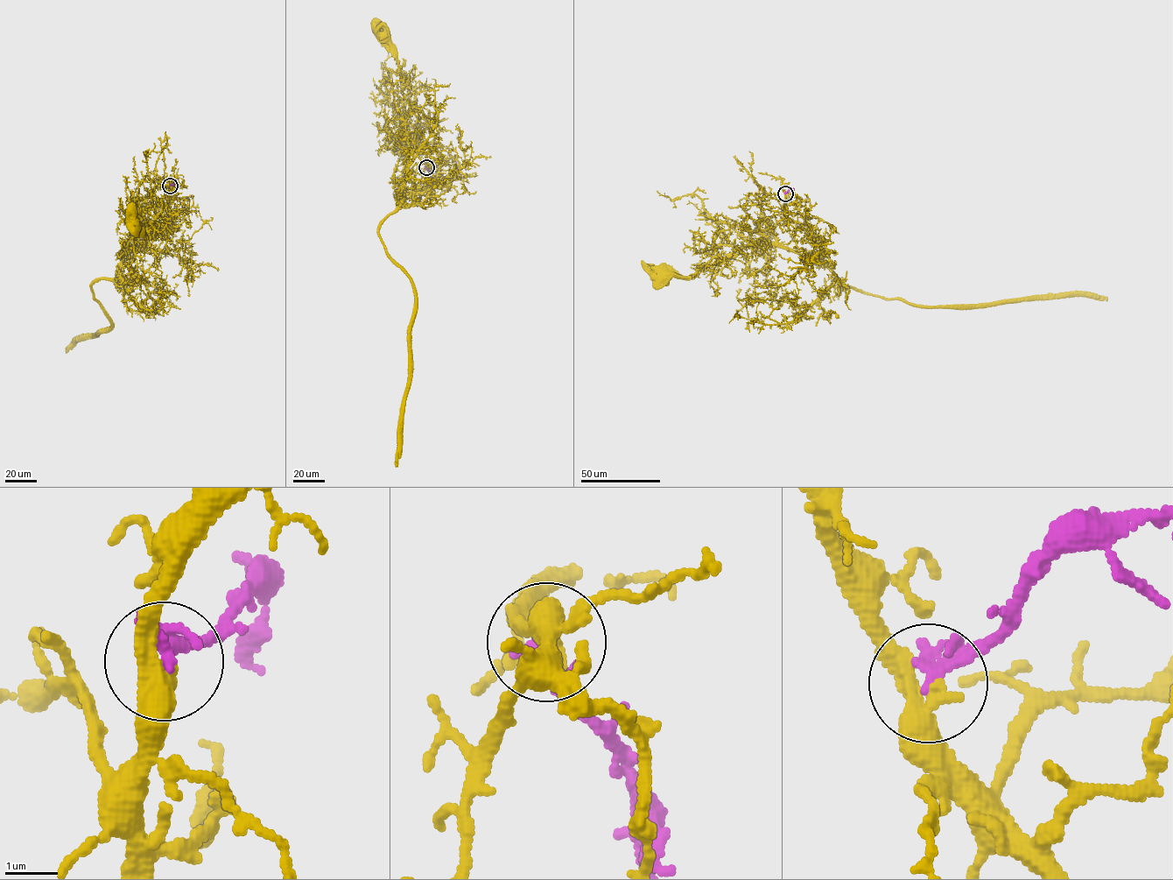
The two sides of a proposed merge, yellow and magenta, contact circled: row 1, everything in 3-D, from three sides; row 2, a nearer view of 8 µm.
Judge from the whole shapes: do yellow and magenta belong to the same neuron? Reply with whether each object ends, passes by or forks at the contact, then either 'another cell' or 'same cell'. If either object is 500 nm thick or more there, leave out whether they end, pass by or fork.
yellow passes by; magenta passes by; another cell

